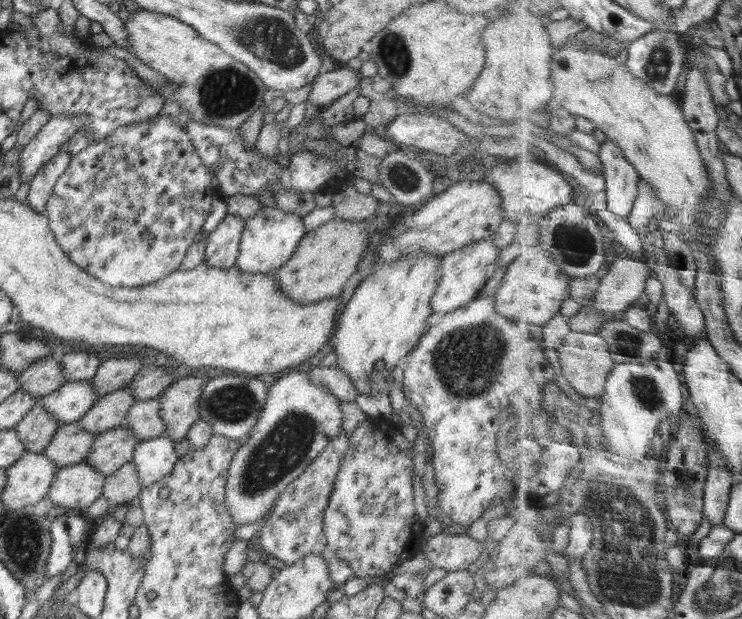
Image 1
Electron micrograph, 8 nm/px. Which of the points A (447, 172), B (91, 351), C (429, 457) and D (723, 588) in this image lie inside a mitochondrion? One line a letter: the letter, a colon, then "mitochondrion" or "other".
A: other
B: other
C: other
D: mitochondrion

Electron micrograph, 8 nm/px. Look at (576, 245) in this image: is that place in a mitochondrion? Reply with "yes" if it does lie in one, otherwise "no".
yes

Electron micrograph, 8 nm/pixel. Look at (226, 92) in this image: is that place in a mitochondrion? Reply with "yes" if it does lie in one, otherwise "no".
yes

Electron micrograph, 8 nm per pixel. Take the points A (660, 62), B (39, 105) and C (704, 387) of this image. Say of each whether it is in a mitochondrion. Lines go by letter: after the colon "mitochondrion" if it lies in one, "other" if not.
A: mitochondrion
B: other
C: other

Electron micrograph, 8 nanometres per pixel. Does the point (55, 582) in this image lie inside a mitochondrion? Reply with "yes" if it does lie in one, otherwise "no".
no

